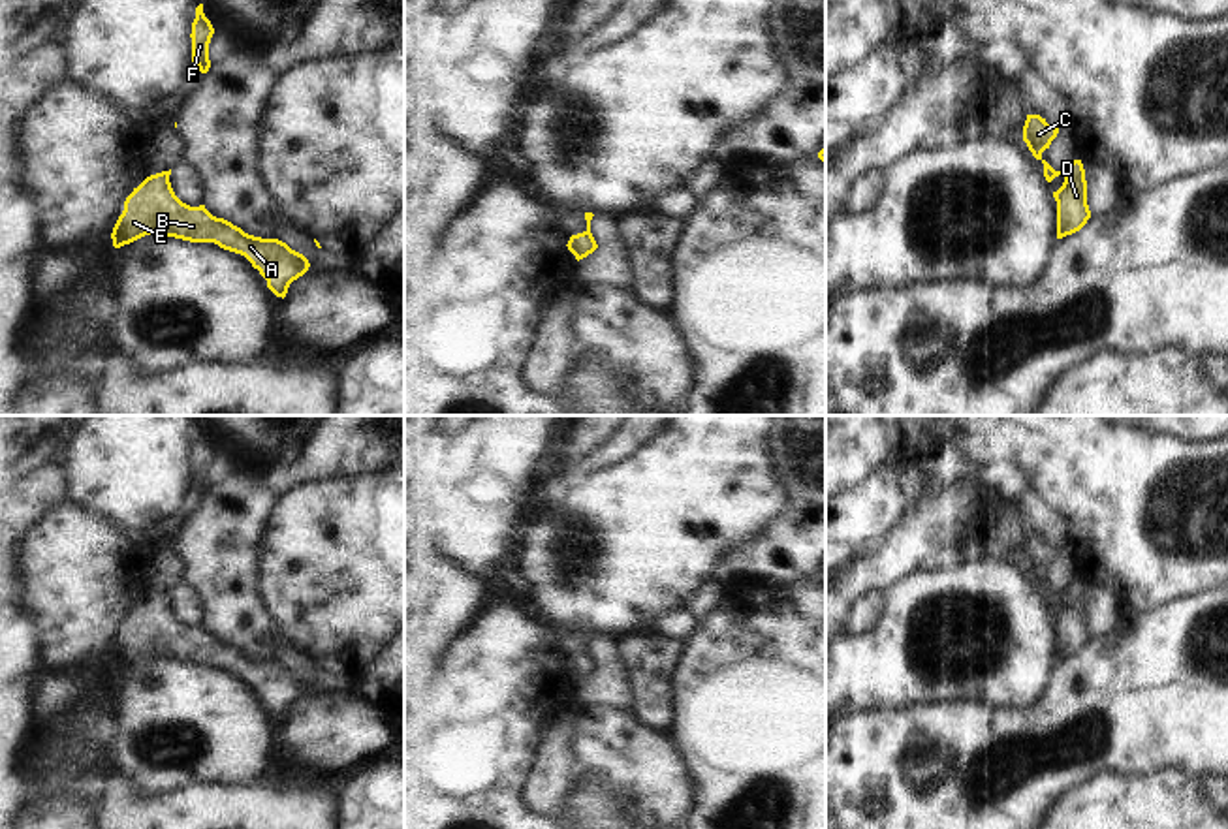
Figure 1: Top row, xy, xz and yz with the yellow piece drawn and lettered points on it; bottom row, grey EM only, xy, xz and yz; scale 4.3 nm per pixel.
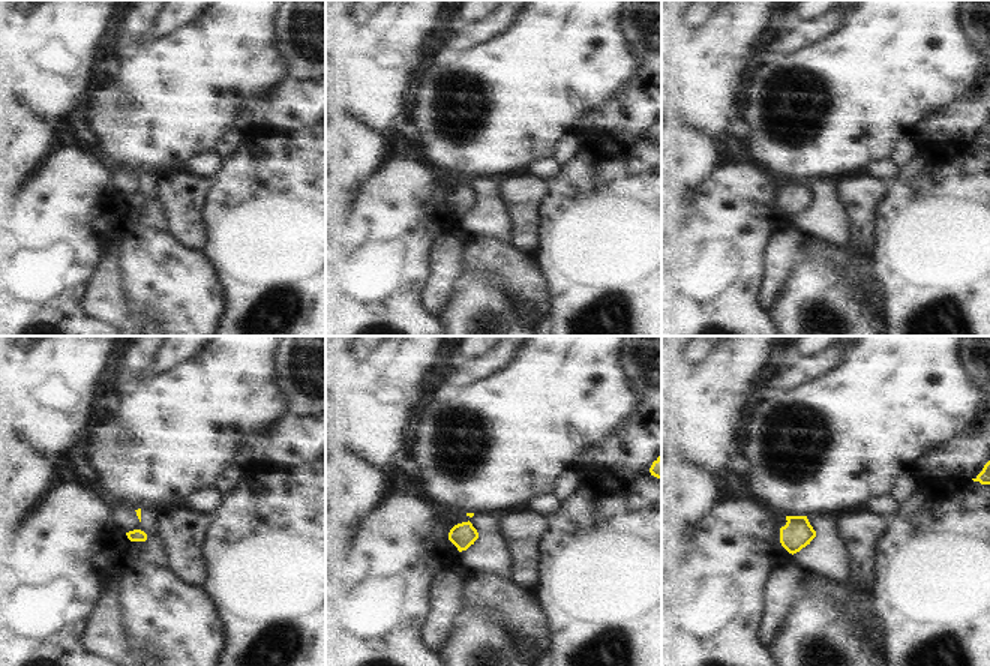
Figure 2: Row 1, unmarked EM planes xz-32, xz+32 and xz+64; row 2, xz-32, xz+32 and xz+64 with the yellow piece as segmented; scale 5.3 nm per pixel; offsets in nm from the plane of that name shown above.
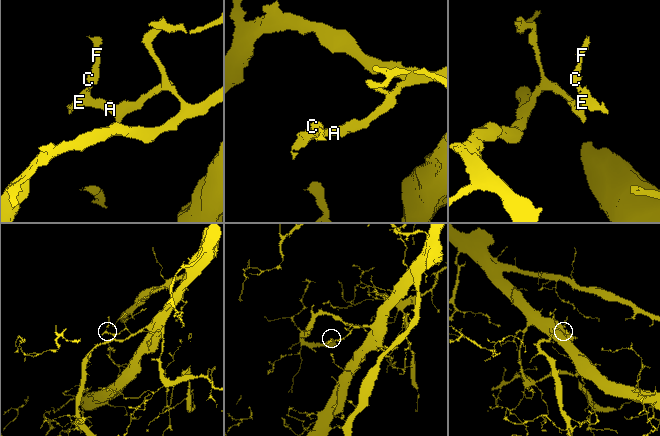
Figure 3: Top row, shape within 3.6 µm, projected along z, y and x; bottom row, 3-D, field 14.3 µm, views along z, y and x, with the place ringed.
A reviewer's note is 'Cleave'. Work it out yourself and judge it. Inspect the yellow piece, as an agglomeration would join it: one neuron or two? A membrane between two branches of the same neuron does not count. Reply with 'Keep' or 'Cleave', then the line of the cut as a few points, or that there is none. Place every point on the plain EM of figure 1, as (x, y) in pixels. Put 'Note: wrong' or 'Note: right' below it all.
Cleave. Split along yz (1063, 593), (1065, 596).
Note: right

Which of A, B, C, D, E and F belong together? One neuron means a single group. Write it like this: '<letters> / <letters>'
A B D E / C F

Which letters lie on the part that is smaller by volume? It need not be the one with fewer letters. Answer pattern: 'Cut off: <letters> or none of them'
Cut off: C, F.

